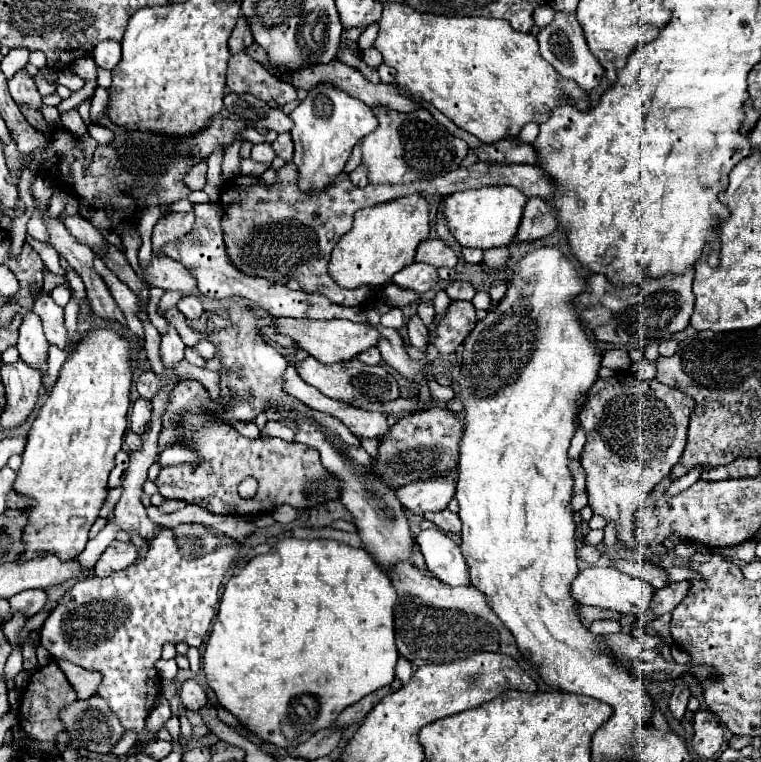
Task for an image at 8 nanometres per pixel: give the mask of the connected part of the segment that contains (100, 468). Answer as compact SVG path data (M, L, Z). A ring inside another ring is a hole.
M92 327L76 343L60 369L46 403L28 433L28 443L22 453L22 467L14 481L14 489L34 499L34 505L26 511L26 549L24 557L36 557L38 553L54 553L60 559L70 559L82 553L88 541L90 525L98 519L98 511L106 499L106 481L114 467L114 455L122 449L124 431L128 427L126 415L130 407L132 387L132 345L126 337L114 329Z

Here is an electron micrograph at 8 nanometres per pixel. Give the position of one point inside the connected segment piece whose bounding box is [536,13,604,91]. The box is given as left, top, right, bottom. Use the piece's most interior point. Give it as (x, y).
(562, 42)

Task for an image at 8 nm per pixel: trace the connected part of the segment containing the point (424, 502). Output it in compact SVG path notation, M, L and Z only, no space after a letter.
M442 475L404 485L402 489L398 489L396 497L412 513L442 511L454 497L454 487L456 487L454 475Z

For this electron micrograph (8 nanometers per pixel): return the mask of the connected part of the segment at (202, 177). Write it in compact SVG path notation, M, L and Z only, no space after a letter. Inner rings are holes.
M206 163L192 167L186 173L186 185L194 191L194 189L202 189L206 185Z

